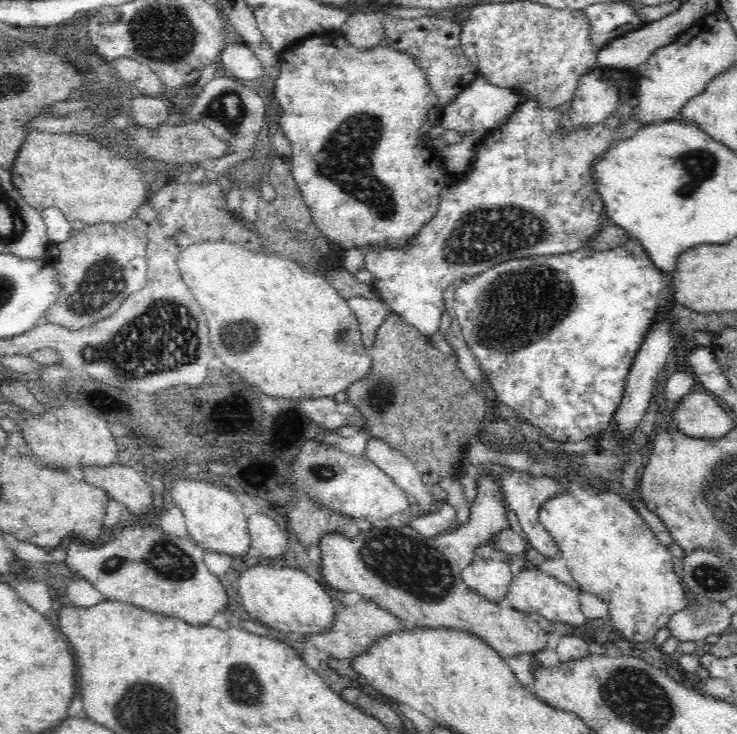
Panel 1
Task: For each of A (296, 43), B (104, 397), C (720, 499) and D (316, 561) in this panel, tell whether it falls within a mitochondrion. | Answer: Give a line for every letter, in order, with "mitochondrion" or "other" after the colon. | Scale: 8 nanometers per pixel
A: other
B: mitochondrion
C: mitochondrion
D: other

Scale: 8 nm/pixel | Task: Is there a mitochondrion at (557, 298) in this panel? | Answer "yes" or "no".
yes

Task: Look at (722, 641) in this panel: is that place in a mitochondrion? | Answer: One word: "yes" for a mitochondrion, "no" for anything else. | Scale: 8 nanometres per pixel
no

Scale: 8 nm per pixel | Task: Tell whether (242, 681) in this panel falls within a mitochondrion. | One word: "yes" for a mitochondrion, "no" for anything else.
yes

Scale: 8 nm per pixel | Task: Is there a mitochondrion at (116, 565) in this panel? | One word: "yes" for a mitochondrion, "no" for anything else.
yes

